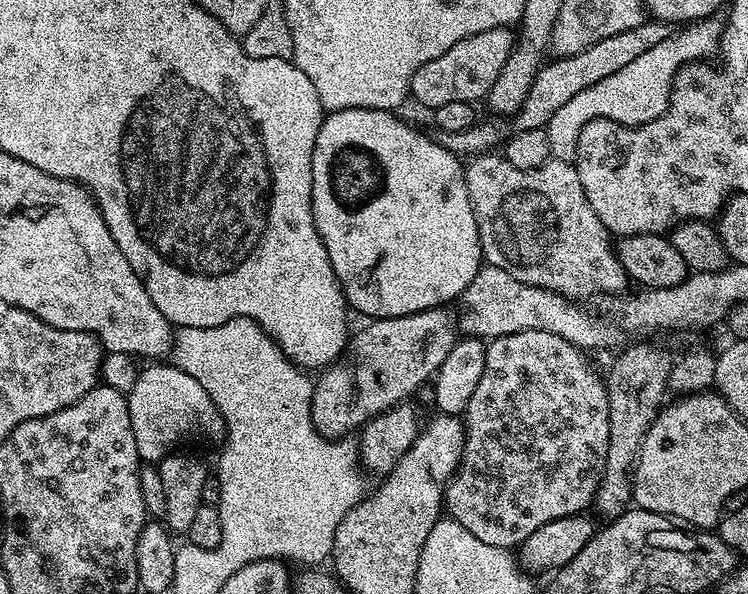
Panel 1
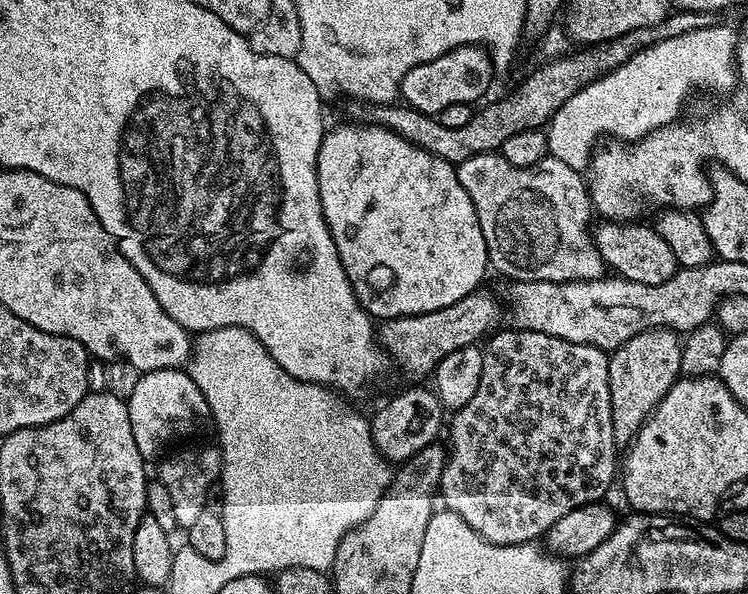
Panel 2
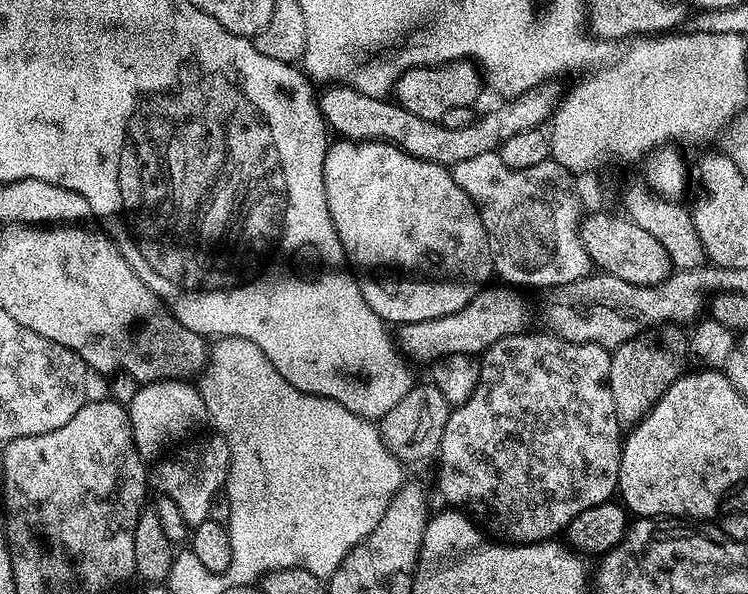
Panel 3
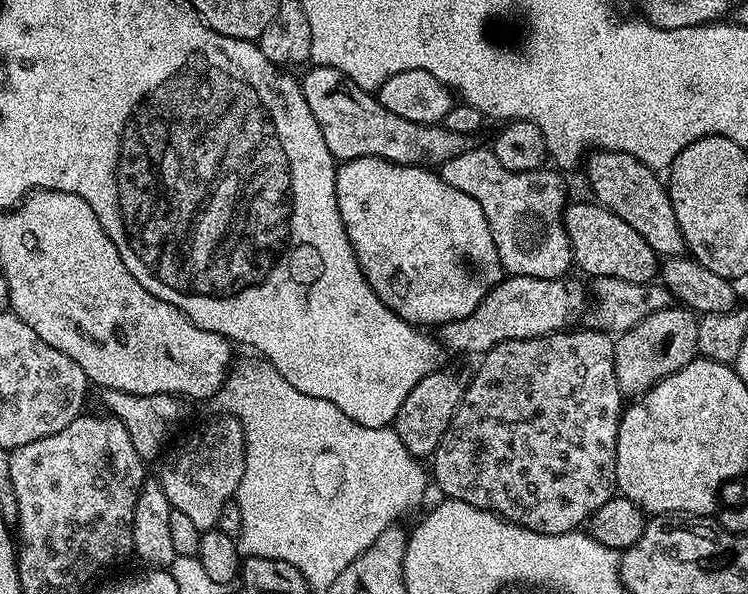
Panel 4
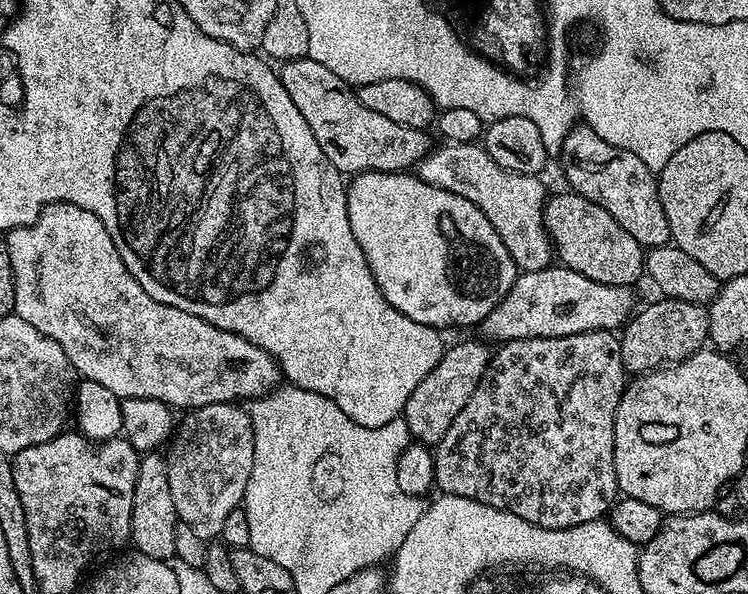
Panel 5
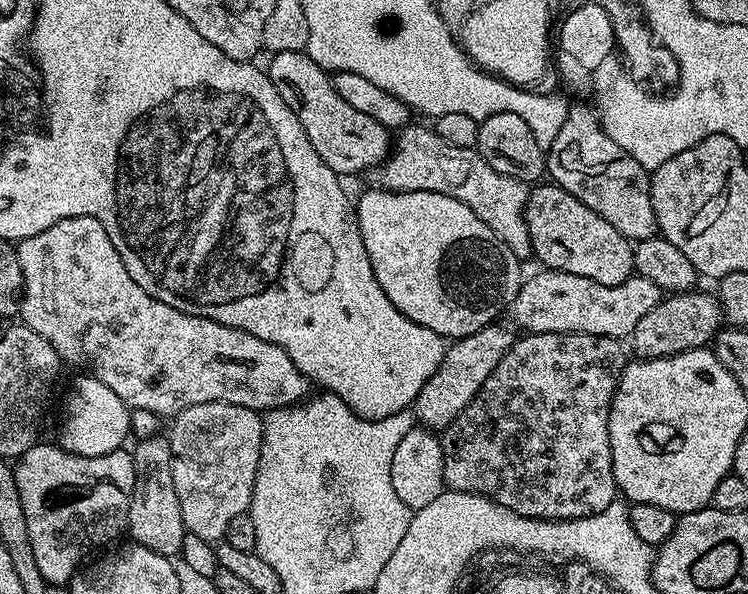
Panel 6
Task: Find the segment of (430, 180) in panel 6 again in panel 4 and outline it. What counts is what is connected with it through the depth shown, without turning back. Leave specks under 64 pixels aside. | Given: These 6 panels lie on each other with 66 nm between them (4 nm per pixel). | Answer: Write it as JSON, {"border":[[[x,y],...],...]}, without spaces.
{"border":[[[488,146],[468,148],[458,158],[439,165],[438,171],[446,183],[462,190],[462,194],[470,194],[482,206],[507,275],[559,280],[568,267],[573,267],[572,247],[562,219],[566,199],[559,171],[545,166],[529,172],[511,172],[498,162]]]}

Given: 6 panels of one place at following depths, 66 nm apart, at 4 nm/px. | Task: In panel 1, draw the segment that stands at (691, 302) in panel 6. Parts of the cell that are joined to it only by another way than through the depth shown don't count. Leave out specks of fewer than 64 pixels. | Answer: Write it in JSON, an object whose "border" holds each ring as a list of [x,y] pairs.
{"border":[[[631,344],[615,353],[616,361],[613,362],[608,376],[606,372],[610,450],[606,450],[606,470],[596,491],[594,508],[597,508],[608,522],[616,520],[623,512],[628,511],[633,503],[631,475],[636,471],[636,459],[642,442],[665,403],[664,396],[666,397],[668,392],[668,379],[673,362],[673,357],[667,356],[656,344]]]}

